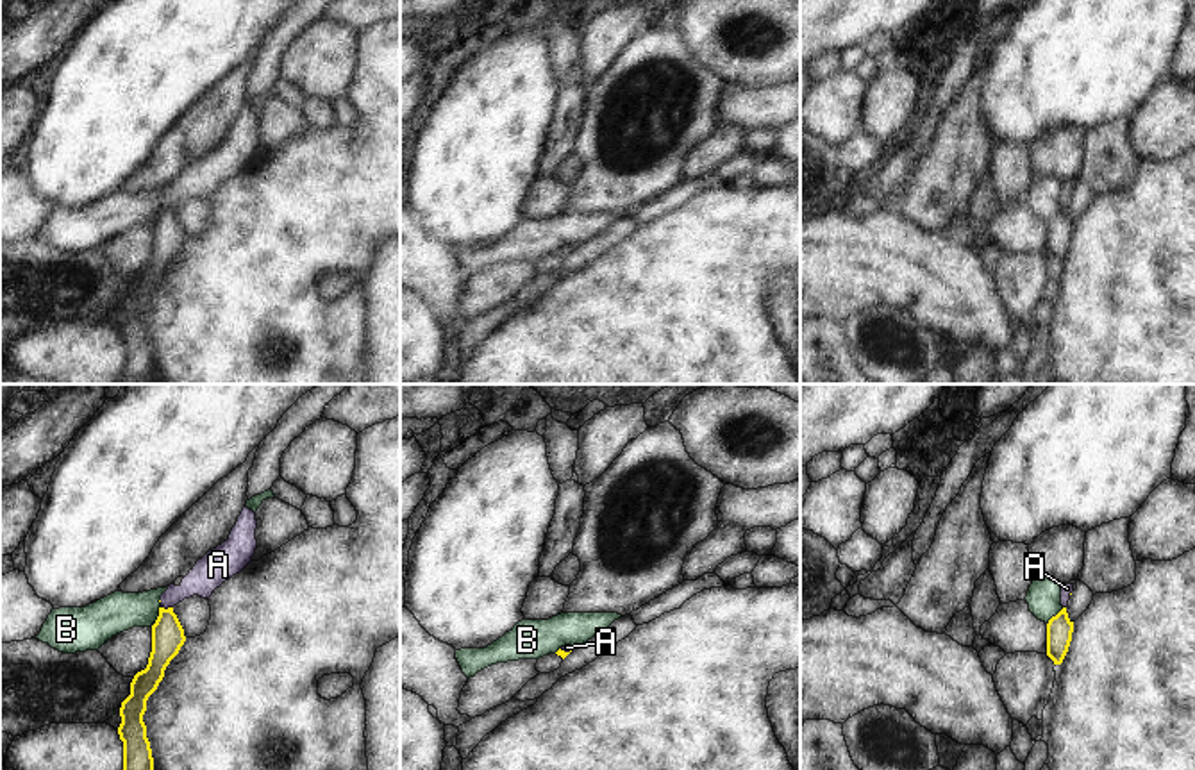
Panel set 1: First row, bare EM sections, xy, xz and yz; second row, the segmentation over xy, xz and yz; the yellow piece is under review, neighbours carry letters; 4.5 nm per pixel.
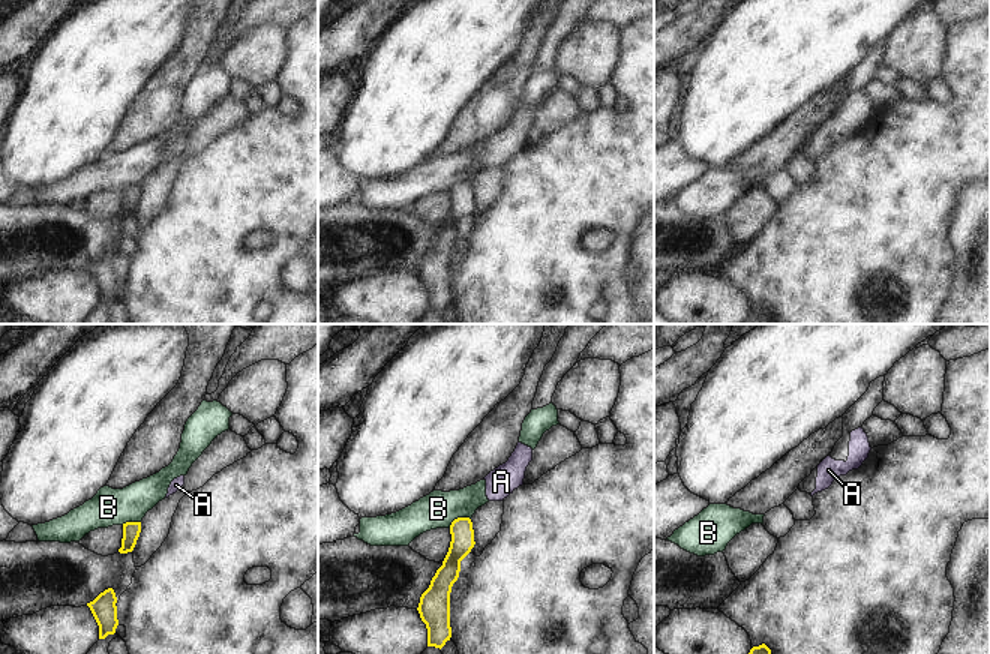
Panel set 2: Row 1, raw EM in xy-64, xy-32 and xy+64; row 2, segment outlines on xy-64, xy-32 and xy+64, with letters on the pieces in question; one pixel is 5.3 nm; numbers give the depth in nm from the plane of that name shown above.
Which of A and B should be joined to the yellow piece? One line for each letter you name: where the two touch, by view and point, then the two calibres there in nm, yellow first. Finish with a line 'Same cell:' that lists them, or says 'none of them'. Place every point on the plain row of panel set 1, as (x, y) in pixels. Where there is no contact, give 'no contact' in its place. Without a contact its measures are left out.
A: meets yellow in xy at (168, 208); 140 nm thick on the yellow side, 150 nm on the other
Same cell: A

